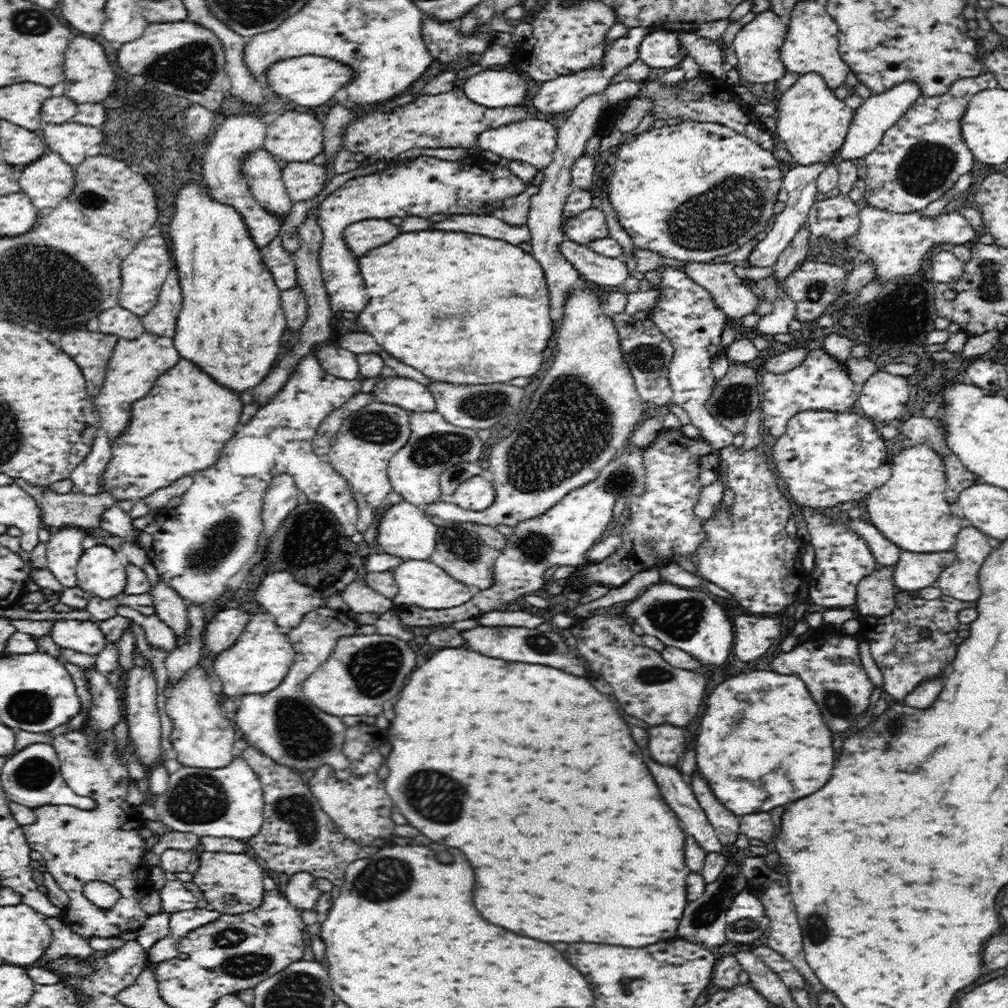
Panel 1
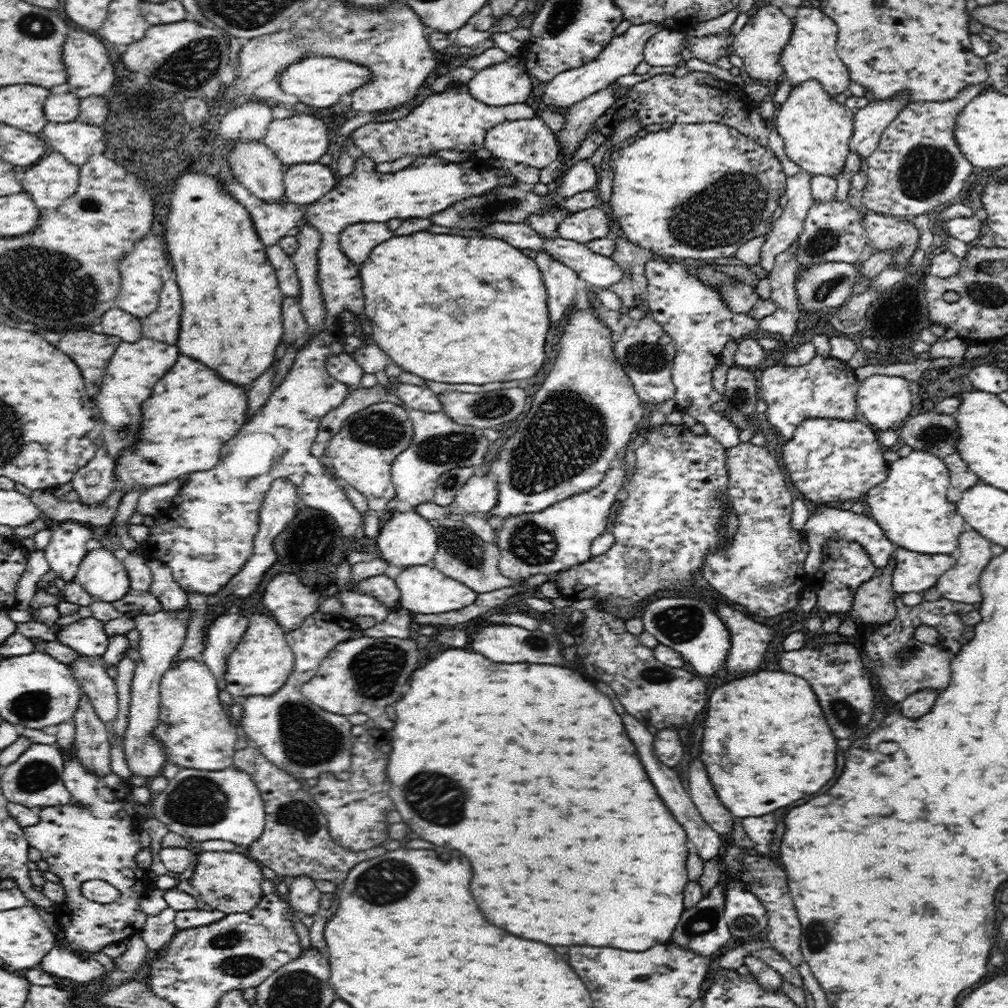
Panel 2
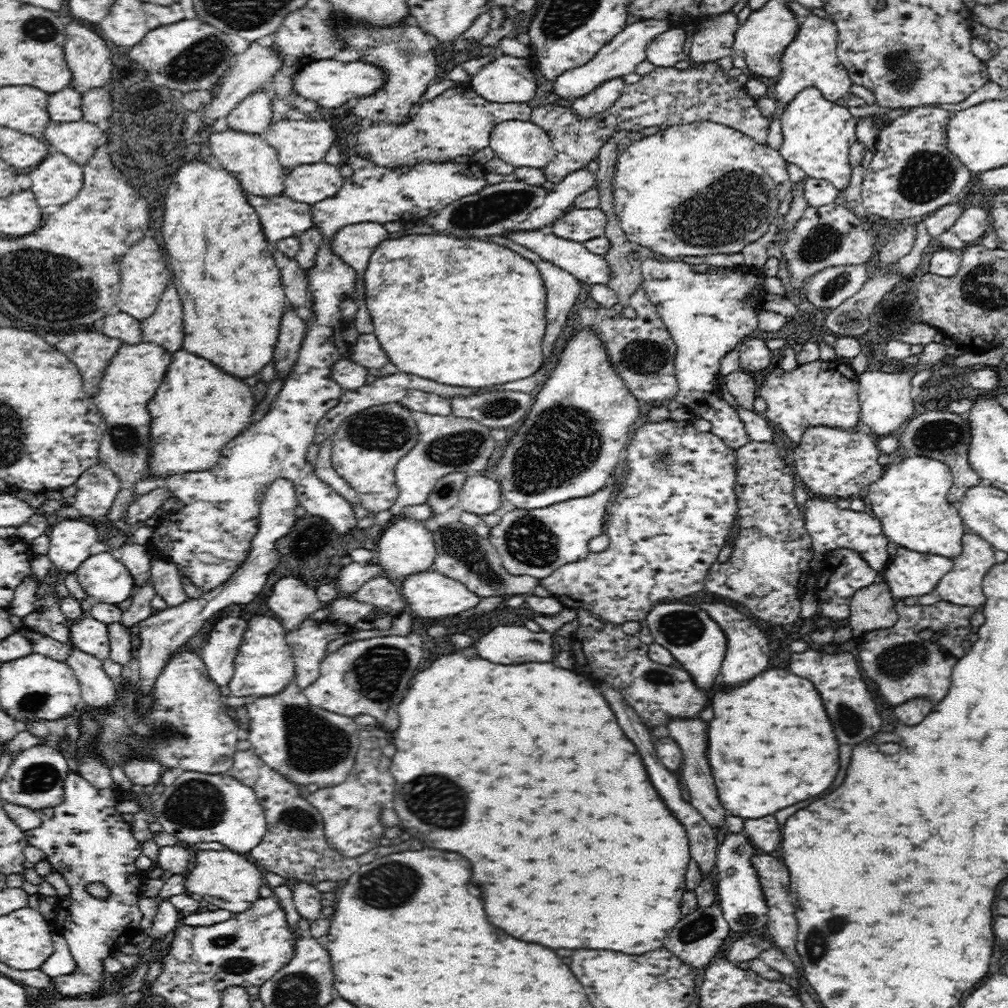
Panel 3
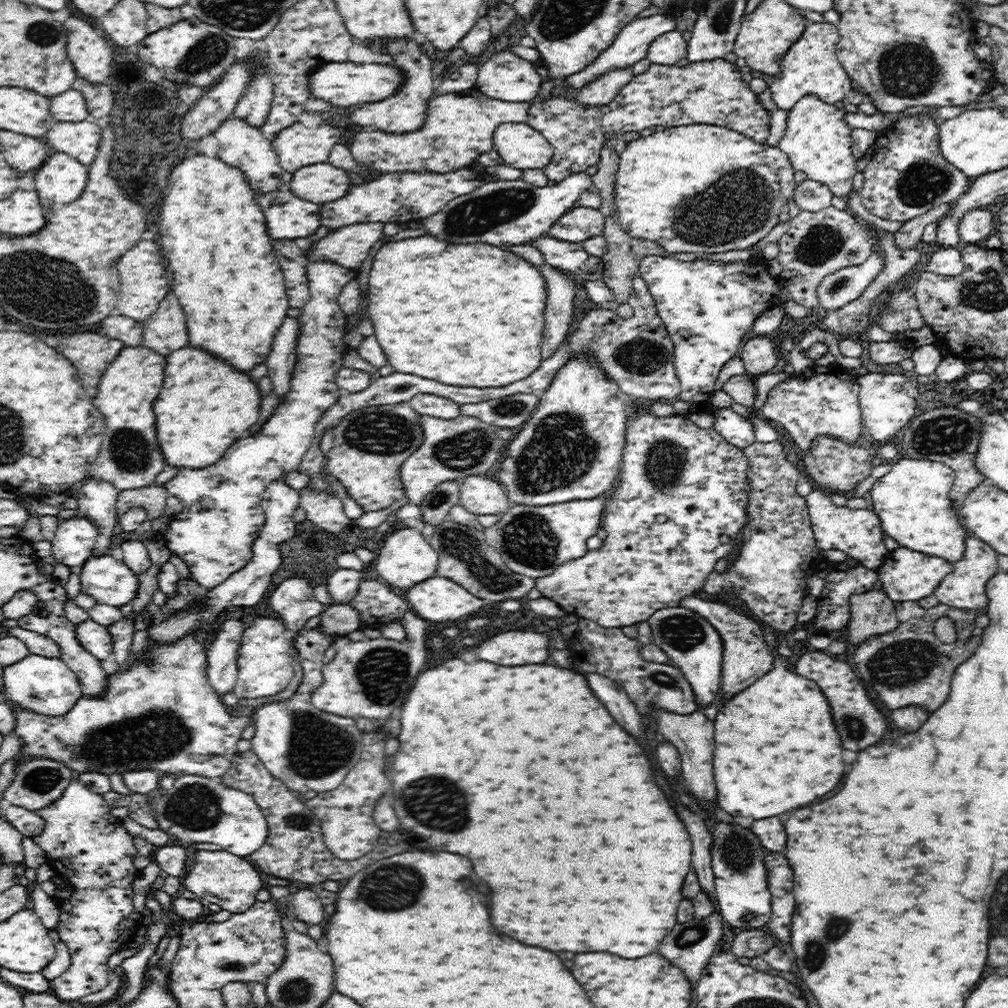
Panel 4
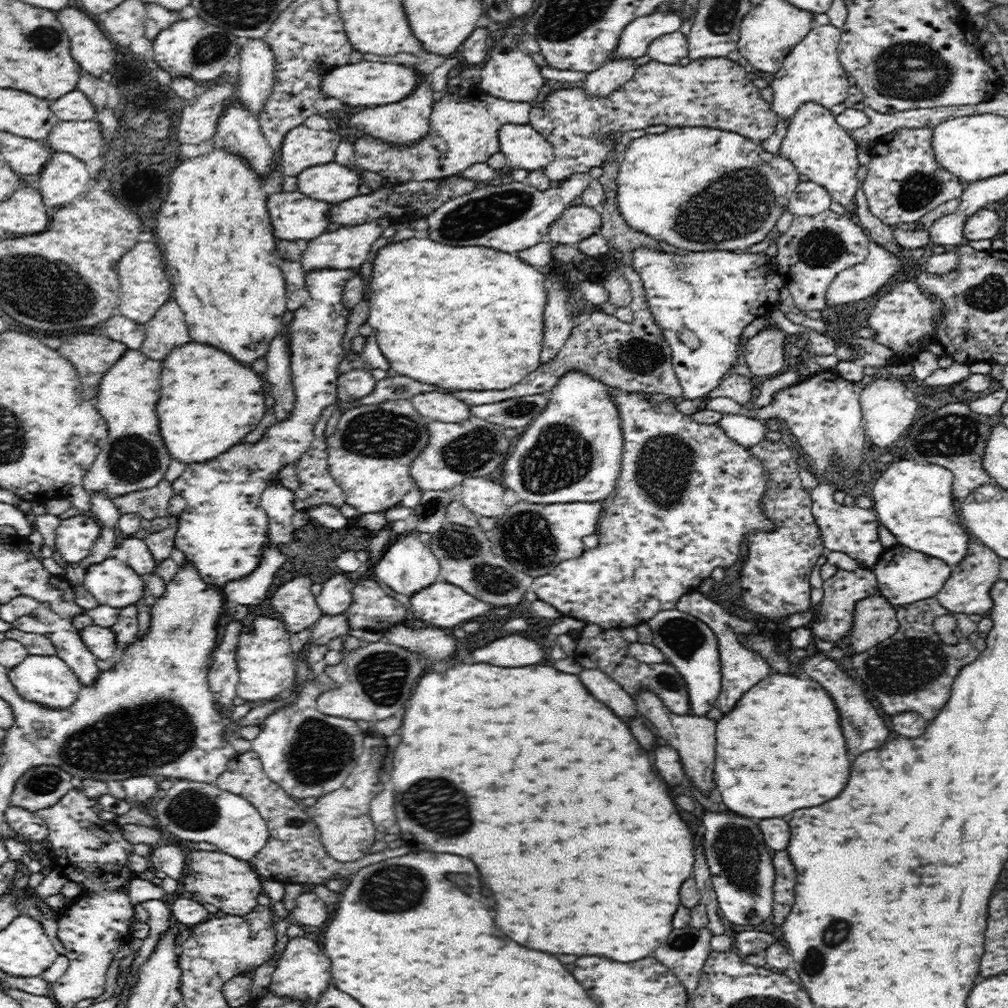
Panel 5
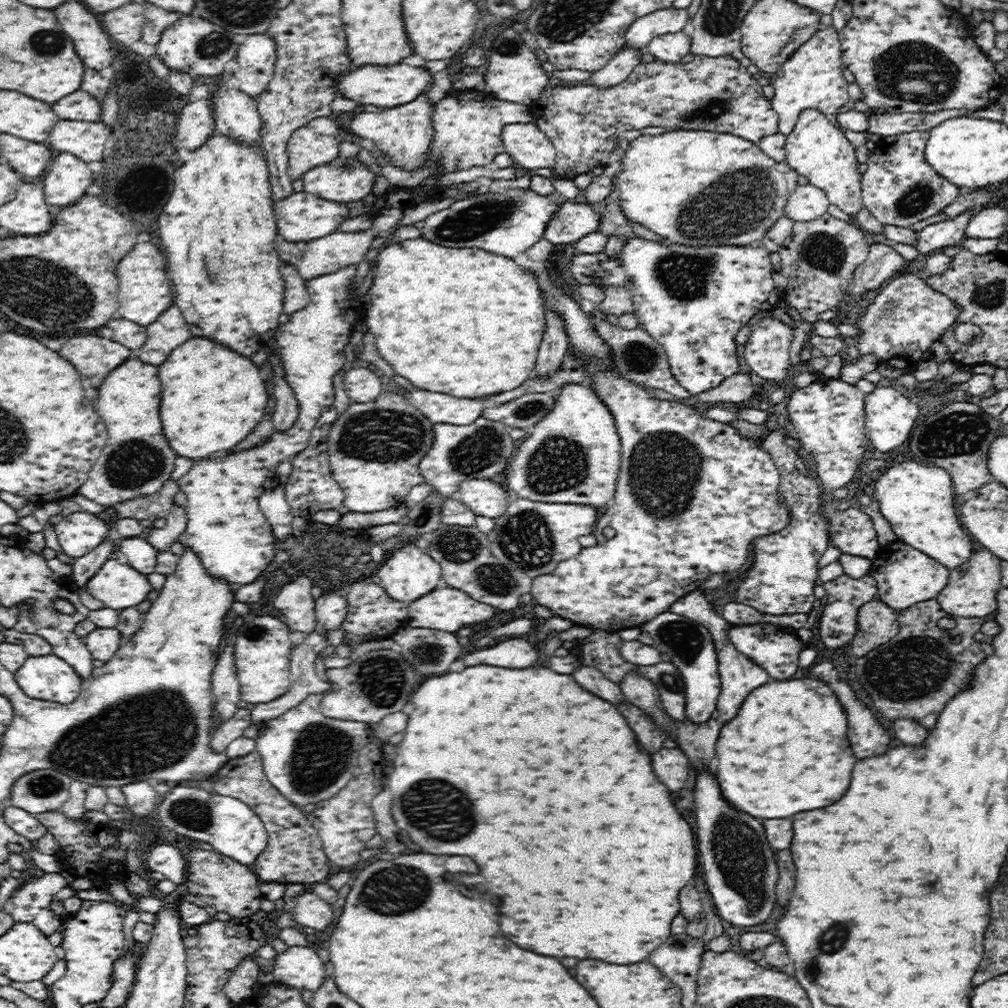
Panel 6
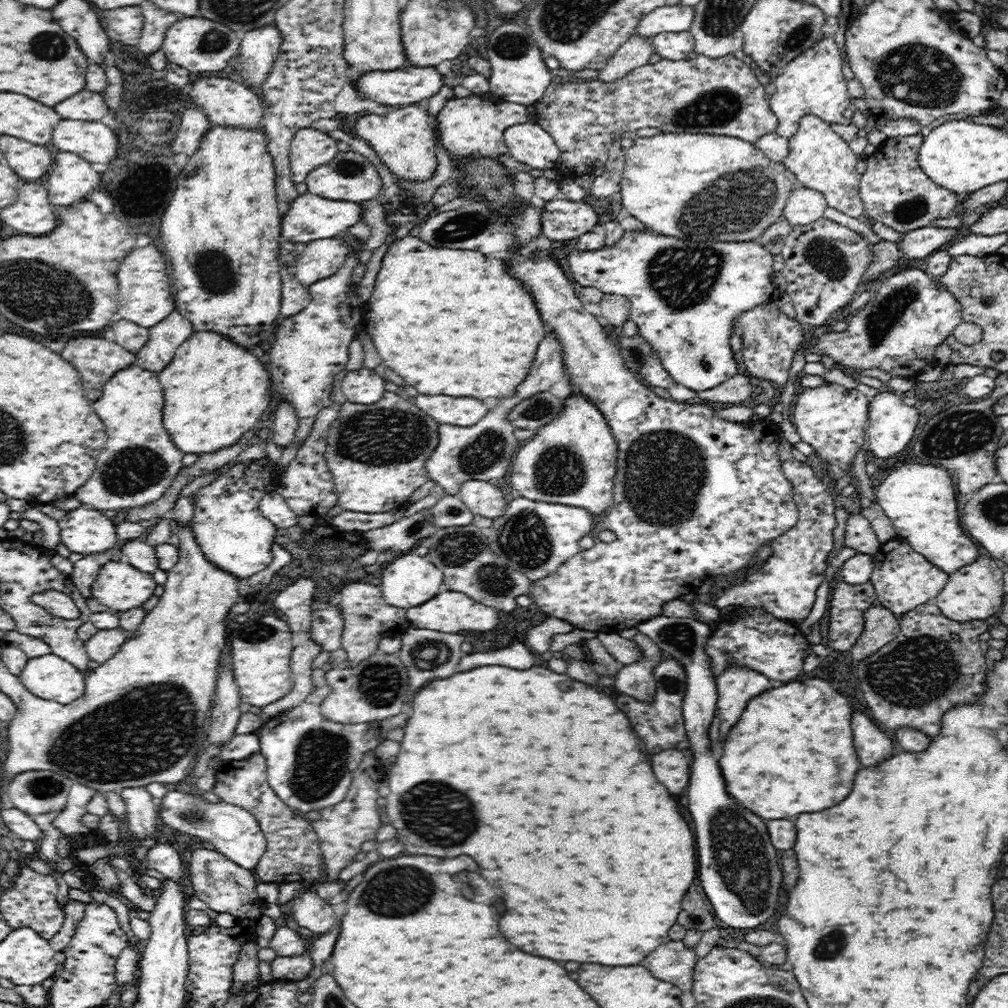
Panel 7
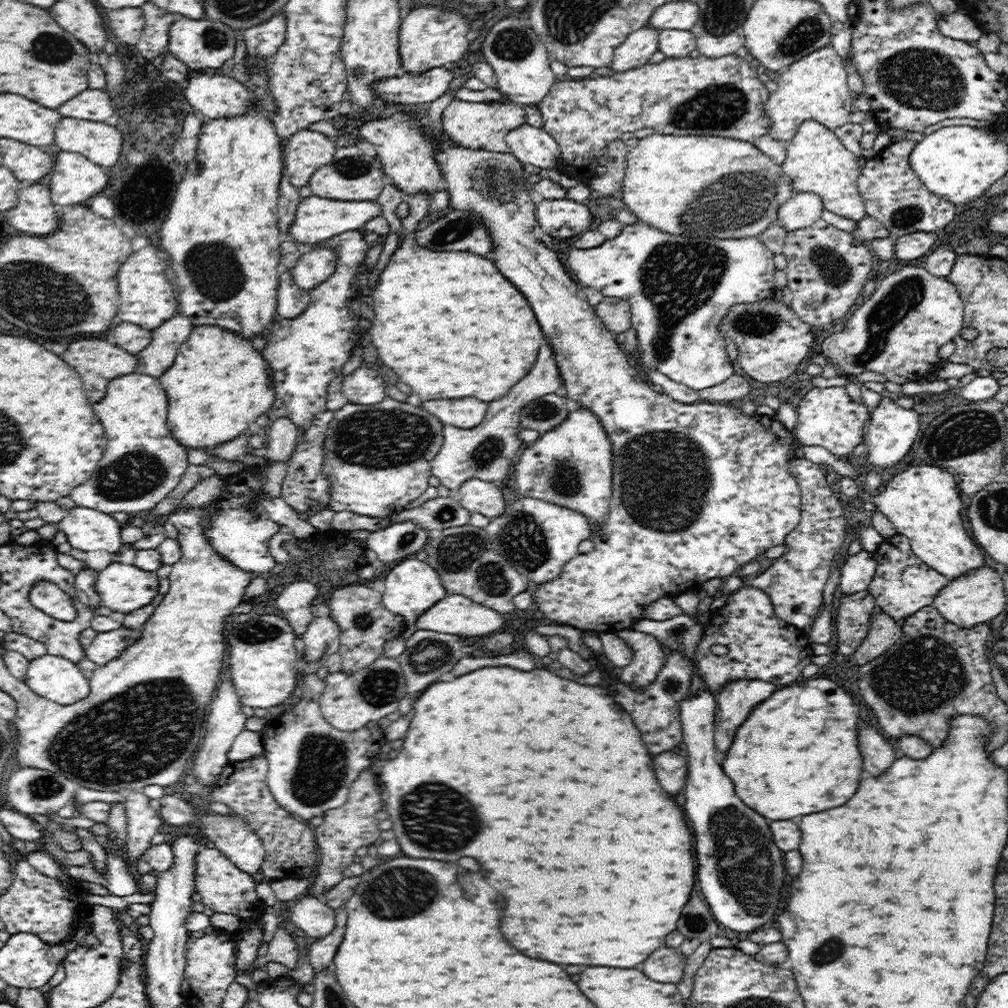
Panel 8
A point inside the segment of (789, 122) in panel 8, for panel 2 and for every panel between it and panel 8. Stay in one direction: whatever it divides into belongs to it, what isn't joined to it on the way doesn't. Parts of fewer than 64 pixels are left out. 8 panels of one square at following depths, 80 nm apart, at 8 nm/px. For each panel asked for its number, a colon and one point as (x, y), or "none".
2: (811, 53)
3: (811, 60)
4: (811, 67)
5: (812, 72)
6: (812, 78)
7: (813, 84)

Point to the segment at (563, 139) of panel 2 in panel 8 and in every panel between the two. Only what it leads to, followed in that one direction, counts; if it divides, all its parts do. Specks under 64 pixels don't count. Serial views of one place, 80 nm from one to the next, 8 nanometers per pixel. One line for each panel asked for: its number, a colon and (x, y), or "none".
3: (602, 97)
4: (602, 90)
5: (616, 72)
6: (618, 68)
7: (636, 52)
8: (639, 47)

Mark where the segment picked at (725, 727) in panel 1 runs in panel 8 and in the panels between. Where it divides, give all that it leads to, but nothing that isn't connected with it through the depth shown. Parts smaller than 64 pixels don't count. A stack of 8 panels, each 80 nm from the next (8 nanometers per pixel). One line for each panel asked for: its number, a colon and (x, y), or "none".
2: (766, 744)
3: (771, 745)
4: (777, 748)
5: (779, 750)
6: (780, 756)
7: (792, 752)
8: (798, 753)

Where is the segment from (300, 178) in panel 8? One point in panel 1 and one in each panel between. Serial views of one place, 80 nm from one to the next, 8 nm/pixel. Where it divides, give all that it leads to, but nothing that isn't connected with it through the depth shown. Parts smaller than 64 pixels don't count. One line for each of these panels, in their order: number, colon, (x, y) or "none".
1: (293, 137)
2: (298, 139)
3: (297, 142)
4: (297, 146)
5: (302, 147)
6: (307, 149)
7: (310, 148)

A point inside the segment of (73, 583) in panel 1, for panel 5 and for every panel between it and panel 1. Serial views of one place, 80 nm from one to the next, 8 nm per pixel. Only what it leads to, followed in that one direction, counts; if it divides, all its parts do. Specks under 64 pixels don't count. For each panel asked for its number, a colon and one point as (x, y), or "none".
2: (68, 547)
3: (70, 543)
4: (73, 542)
5: (75, 537)

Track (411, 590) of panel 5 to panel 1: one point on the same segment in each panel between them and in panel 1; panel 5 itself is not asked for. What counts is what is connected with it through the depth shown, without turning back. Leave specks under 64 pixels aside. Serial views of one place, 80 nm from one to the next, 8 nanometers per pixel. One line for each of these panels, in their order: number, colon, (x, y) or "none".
1: (405, 531)
2: (406, 540)
3: (406, 547)
4: (406, 559)

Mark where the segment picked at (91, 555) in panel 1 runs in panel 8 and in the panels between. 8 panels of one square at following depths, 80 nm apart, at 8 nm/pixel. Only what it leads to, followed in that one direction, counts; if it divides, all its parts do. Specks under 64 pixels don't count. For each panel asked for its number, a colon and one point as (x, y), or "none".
2: (103, 576)
3: (105, 580)
4: (111, 582)
5: (114, 584)
6: (118, 586)
7: (120, 586)
8: (122, 588)

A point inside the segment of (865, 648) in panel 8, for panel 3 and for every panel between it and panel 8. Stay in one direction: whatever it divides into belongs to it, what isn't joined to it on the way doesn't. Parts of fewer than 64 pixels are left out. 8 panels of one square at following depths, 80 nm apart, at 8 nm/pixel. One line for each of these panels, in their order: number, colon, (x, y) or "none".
3: (871, 608)
4: (873, 614)
5: (875, 619)
6: (877, 623)
7: (881, 626)

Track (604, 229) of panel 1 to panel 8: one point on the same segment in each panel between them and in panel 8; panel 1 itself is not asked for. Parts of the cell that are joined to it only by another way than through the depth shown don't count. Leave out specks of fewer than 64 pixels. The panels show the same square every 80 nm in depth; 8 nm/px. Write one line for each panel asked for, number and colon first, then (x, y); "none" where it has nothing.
2: (587, 225)
3: (579, 225)
4: (578, 224)
5: (578, 221)
6: (574, 219)
7: (560, 219)
8: (562, 218)

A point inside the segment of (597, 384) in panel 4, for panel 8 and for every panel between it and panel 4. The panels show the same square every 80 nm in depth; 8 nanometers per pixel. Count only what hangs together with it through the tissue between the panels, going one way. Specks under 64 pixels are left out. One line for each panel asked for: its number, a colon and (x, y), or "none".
5: (572, 452)
6: (572, 456)
7: (572, 461)
8: (570, 466)

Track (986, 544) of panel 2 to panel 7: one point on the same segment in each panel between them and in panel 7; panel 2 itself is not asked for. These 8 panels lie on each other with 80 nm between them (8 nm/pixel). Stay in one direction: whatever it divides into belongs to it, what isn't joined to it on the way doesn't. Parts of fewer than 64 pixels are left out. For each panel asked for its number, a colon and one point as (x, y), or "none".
3: (962, 586)
4: (965, 587)
5: (967, 591)
6: (971, 592)
7: (975, 592)

